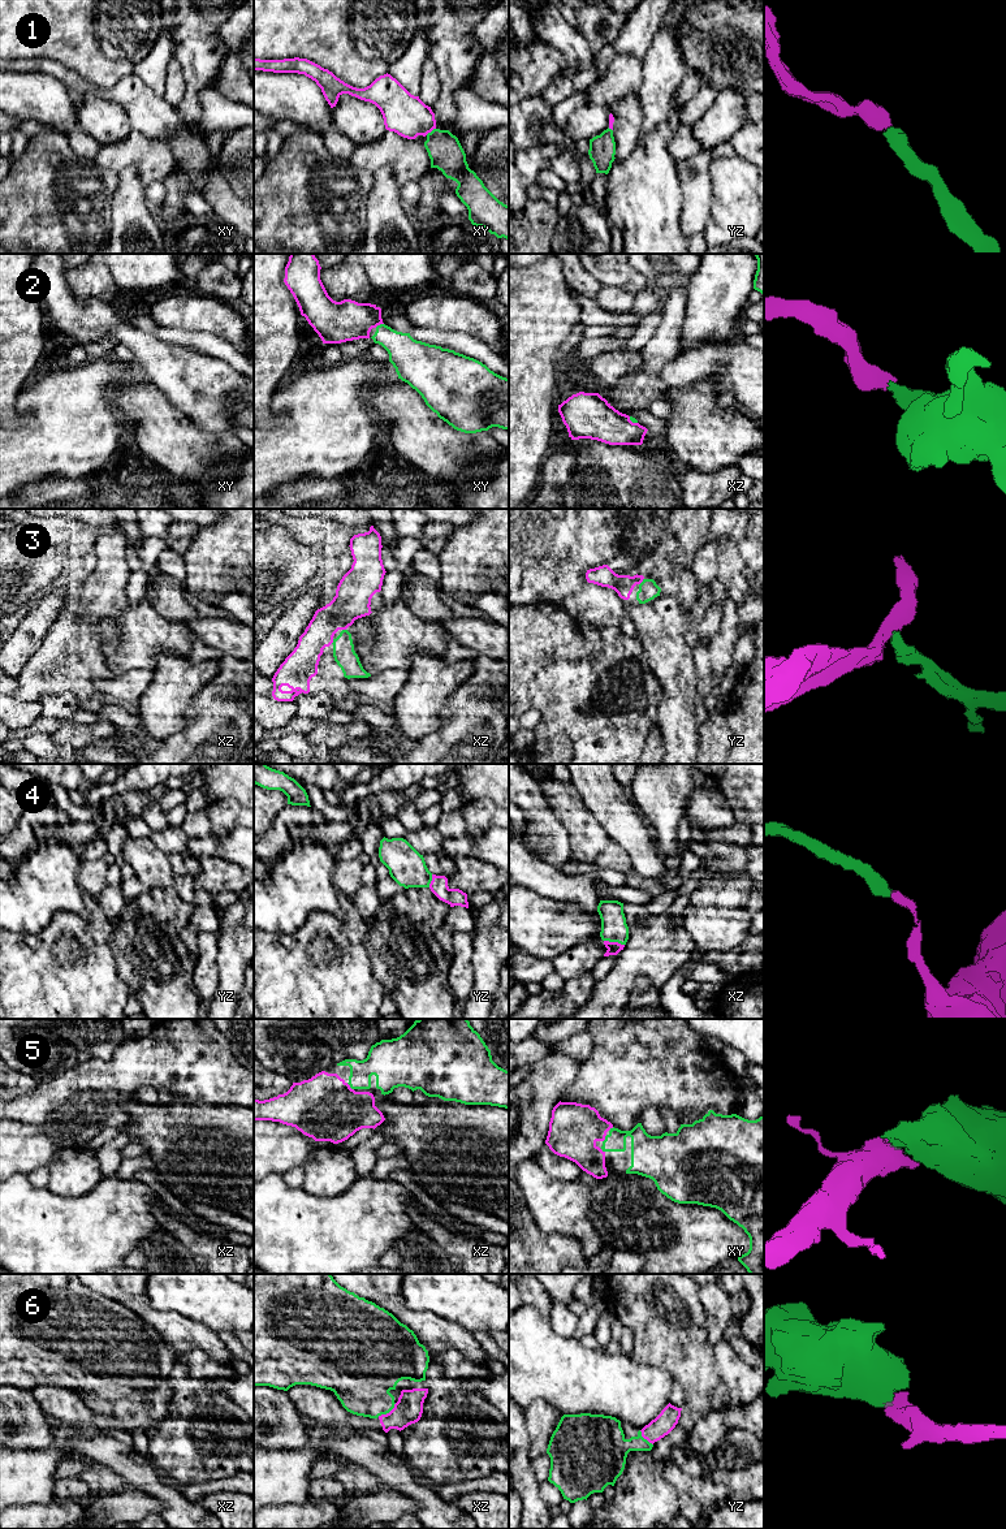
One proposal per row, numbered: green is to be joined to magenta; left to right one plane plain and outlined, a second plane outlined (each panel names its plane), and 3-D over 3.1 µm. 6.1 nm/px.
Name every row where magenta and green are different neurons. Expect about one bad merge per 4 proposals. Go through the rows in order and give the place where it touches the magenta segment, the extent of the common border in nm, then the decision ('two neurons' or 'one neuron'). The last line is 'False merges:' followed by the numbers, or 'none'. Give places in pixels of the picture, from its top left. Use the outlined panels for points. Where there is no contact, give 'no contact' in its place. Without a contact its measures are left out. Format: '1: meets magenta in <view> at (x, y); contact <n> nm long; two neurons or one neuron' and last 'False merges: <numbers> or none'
1: meets magenta in xy at (430, 132); contact 80 nm long; one neuron
2: meets magenta in xy at (379, 324); contact 60 nm long; one neuron
3: meets magenta in yz at (642, 581); contact 50 nm long; one neuron
4: meets magenta in xz at (614, 942); contact 130 nm long; one neuron
5: meets magenta in xz at (349, 1087); contact 60 nm long; one neuron
6: meets magenta in xz at (387, 1413); contact 150 nm long; one neuron
False merges: none

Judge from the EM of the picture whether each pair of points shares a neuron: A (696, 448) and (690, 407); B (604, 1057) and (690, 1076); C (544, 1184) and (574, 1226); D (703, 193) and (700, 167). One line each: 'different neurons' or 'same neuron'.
A: same neuron
B: same neuron
C: same neuron
D: same neuron

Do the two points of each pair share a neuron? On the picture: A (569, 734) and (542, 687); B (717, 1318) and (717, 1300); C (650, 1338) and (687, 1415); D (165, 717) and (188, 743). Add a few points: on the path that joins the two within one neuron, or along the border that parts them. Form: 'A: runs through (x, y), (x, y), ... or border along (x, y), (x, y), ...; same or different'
A: runs through (569, 722), (569, 715), (553, 699); same
B: runs through (717, 1314), (717, 1304); same
C: runs through (669, 1357), (691, 1380), (691, 1395); same
D: border along (190, 703), (185, 713), (185, 726), (160, 742); different

